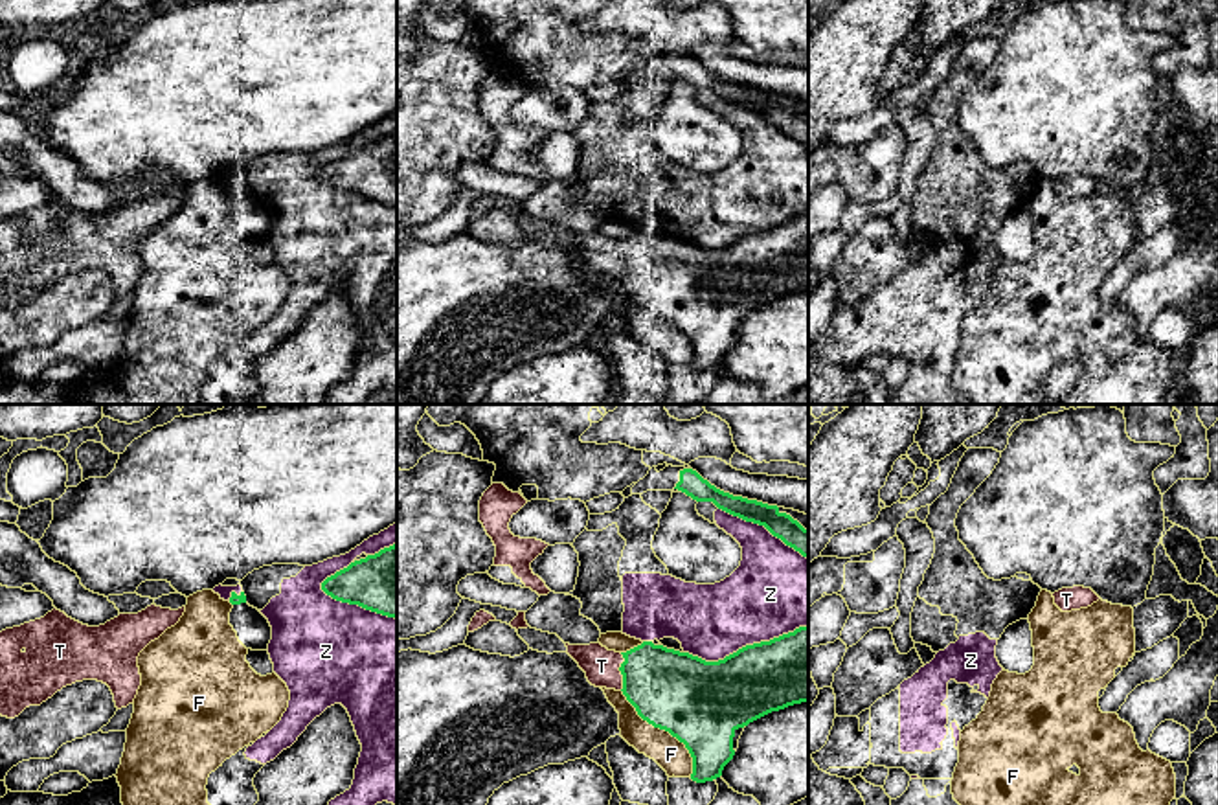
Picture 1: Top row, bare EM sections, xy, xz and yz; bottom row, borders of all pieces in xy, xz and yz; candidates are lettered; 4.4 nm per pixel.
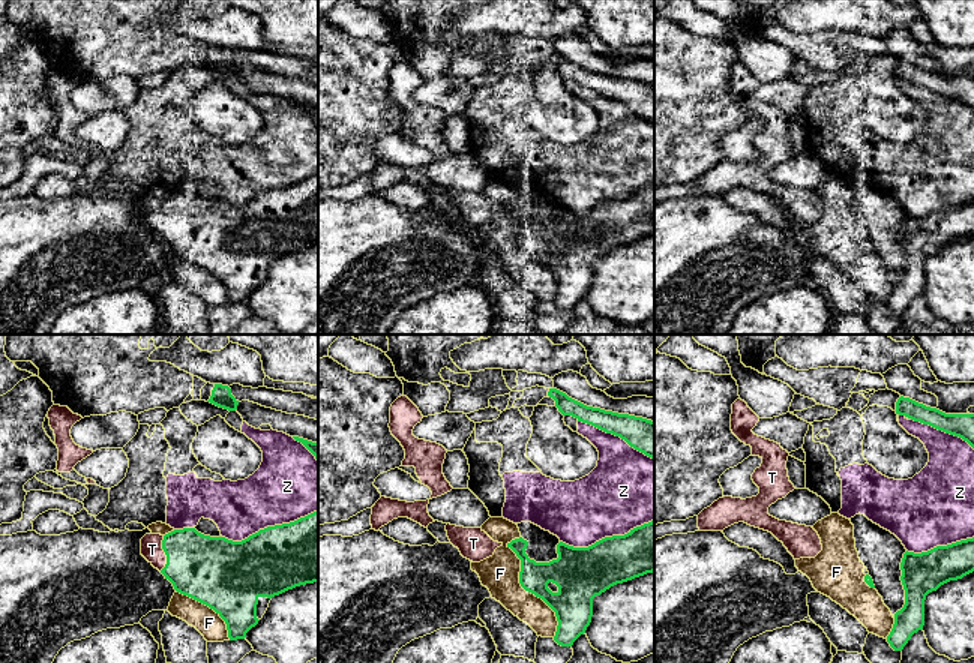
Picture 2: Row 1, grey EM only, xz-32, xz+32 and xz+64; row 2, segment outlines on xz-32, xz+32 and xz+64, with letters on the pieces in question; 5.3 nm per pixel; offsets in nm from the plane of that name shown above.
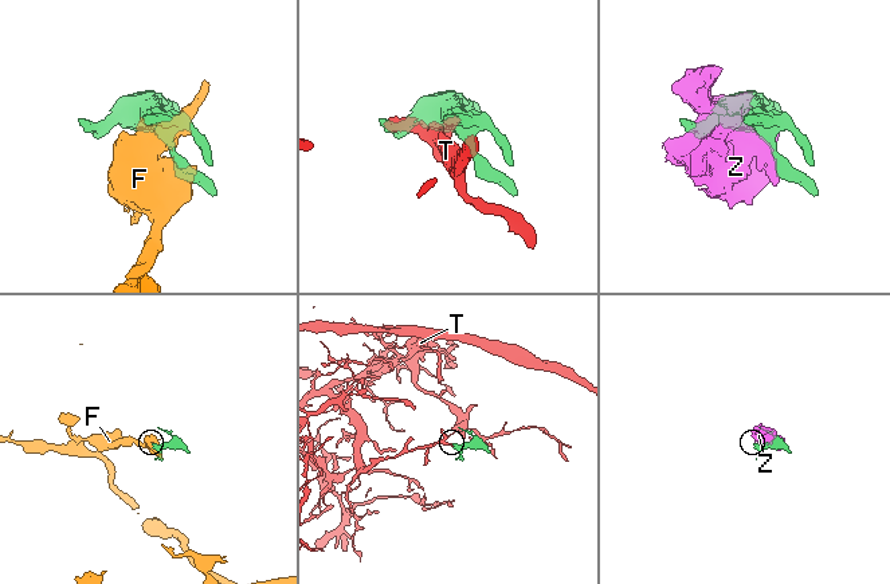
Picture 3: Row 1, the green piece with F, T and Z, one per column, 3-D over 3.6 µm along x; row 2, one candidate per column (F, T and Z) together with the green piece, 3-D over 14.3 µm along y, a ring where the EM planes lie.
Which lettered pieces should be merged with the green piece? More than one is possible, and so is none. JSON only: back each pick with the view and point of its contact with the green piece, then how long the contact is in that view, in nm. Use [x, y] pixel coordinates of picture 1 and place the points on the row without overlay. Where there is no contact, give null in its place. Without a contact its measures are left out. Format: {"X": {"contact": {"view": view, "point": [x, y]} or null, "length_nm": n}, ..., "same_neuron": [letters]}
{"T": {"contact": {"view": "xz", "point": [620, 258]}, "length_nm": 170}, "same_neuron": ["T"]}

